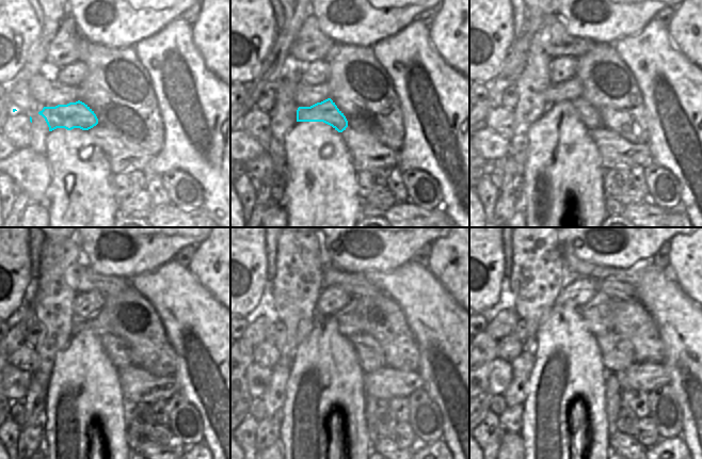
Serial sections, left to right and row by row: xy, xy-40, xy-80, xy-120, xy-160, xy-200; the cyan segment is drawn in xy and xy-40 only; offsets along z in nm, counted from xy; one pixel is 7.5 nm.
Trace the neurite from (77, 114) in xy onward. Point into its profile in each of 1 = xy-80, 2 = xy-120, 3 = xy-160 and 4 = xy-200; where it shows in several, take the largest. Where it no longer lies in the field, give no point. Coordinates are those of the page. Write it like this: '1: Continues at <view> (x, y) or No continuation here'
1: Continues at xy-80 (589, 116)
2: Continues at xy-120 (116, 349)
3: Continues at xy-160 (371, 357)
4: Continues at xy-200 (617, 351)

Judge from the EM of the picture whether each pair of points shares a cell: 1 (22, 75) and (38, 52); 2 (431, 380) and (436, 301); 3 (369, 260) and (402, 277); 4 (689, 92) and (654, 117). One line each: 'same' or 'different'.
1: same
2: same
3: different
4: same

